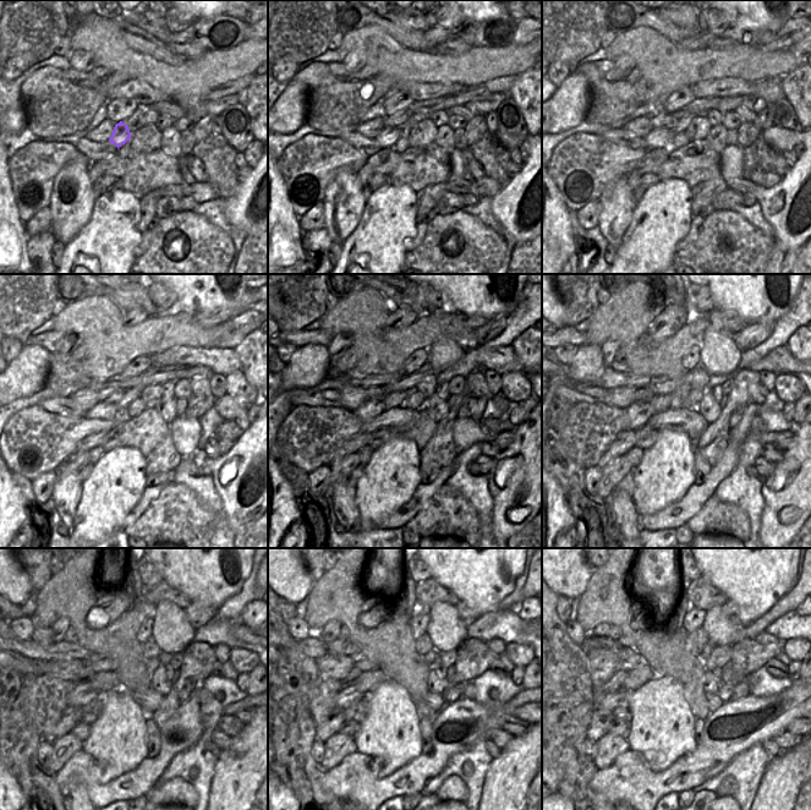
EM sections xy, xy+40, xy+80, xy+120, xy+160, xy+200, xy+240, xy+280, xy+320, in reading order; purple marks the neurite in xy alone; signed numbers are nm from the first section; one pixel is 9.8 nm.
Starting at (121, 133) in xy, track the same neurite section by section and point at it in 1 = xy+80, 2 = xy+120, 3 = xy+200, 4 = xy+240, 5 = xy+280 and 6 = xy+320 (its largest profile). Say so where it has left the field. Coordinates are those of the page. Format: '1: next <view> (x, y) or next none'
1: next xy+80 (657, 137)
2: next xy+120 (102, 410)
3: next xy+200 (637, 414)
4: next xy+240 (82, 695)
5: next xy+280 (350, 699)
6: next xy+320 (617, 702)

